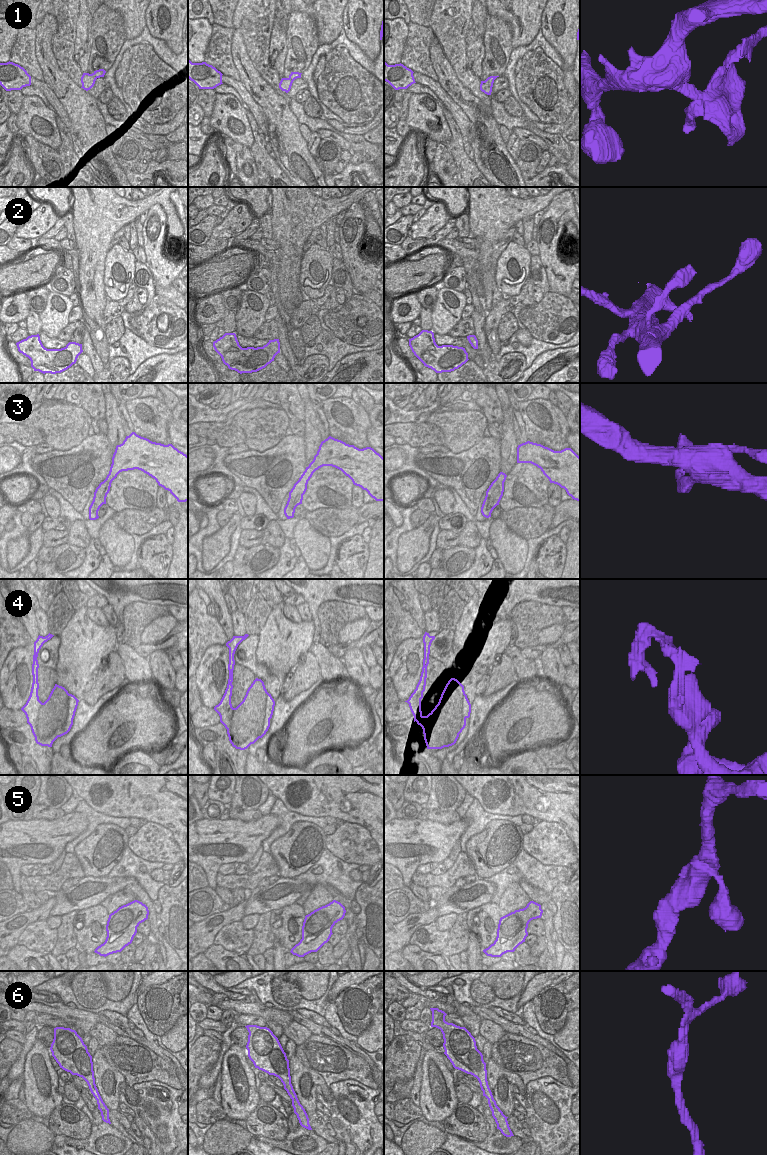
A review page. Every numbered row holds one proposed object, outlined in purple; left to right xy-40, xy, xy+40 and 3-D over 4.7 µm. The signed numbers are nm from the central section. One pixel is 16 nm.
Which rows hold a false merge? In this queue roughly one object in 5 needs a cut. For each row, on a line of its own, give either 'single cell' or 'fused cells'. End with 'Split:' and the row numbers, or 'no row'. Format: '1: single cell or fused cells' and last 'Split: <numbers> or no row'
1: fused cells
2: single cell
3: single cell
4: fused cells
5: single cell
6: single cell
Split: 1, 4

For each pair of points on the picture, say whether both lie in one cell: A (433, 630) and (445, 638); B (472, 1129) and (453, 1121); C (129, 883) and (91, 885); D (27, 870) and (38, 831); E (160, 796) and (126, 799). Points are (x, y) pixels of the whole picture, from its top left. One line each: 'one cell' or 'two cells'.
A: two cells
B: one cell
C: one cell
D: two cells
E: one cell

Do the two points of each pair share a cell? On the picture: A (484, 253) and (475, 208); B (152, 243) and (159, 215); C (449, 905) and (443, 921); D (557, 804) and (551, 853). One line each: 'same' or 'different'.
A: same
B: same
C: different
D: different

